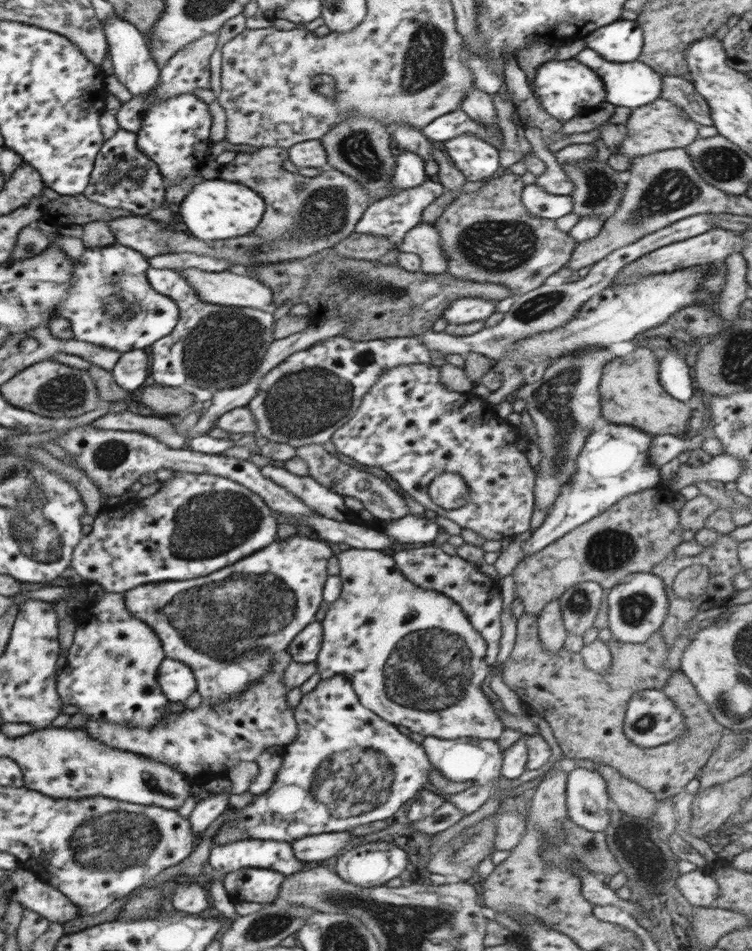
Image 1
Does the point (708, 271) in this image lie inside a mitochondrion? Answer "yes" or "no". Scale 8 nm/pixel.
no

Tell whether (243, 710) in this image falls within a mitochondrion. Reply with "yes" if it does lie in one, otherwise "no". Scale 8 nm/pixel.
no

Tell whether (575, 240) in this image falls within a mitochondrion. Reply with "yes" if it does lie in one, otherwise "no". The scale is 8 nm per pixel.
no

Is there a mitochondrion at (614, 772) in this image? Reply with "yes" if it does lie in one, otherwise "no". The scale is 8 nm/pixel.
no

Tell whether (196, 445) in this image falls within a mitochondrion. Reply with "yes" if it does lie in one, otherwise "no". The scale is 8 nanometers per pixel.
no

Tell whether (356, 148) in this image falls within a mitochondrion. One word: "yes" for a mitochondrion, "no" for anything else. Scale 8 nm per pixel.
yes

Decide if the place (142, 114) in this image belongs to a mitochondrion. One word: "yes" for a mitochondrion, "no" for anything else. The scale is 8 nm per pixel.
no

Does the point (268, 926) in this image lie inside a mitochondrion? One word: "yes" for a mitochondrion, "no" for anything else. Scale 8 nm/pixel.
yes

